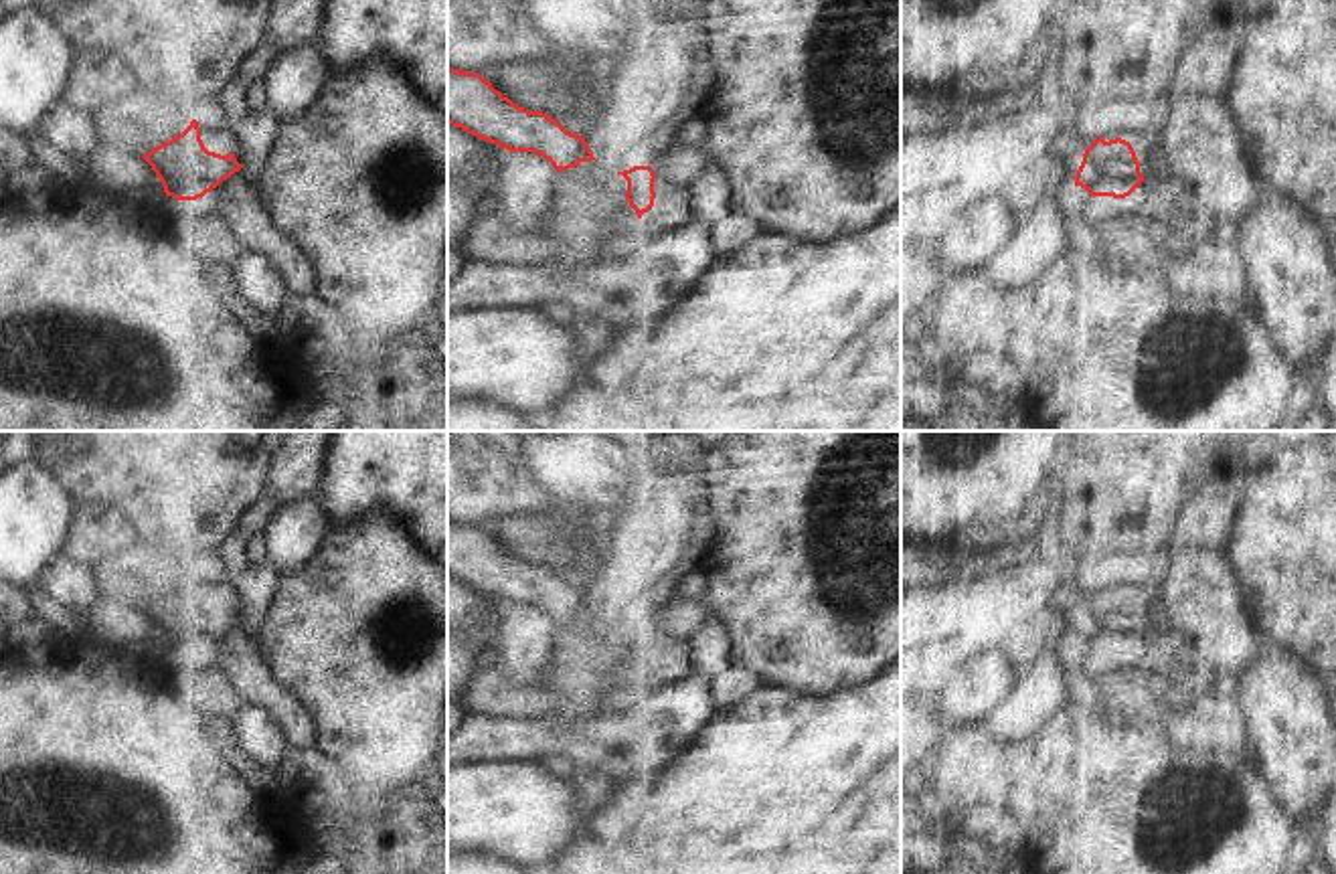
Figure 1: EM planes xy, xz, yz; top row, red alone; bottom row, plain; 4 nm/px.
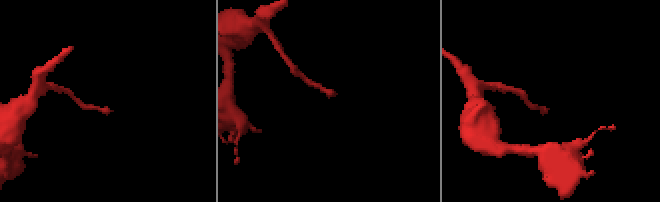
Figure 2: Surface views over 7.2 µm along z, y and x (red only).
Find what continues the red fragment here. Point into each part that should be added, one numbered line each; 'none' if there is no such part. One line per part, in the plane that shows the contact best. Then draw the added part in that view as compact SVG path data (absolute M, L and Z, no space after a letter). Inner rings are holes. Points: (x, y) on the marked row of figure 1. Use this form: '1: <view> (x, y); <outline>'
1: yz (1136, 130); M1134 115L1128 119L1105 119L1101 121L1101 138L1105 142L1121 138L1132 144L1140 162L1144 178L1152 176L1158 168L1156 134L1148 115Z

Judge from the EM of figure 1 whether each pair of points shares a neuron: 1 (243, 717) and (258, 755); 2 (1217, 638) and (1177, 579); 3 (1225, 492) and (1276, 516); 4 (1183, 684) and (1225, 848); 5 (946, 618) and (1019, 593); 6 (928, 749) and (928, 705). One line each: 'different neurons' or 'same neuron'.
1: same neuron
2: same neuron
3: different neurons
4: different neurons
5: same neuron
6: same neuron

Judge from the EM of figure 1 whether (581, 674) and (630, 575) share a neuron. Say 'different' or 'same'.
same

